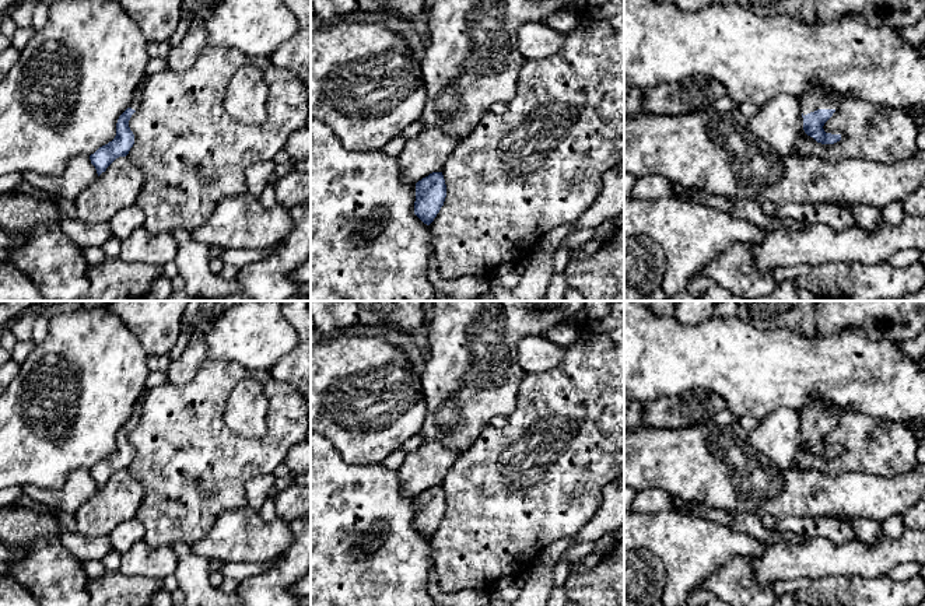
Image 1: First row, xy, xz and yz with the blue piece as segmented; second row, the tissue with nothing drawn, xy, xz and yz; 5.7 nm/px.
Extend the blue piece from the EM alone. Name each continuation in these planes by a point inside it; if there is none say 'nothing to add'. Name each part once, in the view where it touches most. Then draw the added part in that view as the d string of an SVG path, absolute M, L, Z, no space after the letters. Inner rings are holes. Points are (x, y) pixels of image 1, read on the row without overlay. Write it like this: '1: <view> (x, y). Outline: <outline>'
1: yz (816, 410). Outline: M821 399L807 402L799 416L803 430L817 423L837 423L834 409Z

